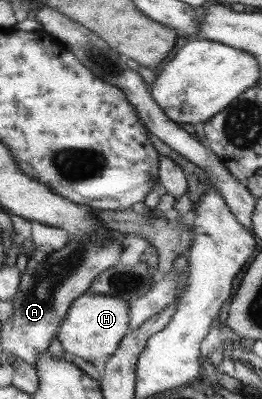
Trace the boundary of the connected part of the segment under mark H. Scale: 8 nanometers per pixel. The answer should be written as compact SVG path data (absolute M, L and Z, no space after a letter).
M85 292L77 297L56 331L57 340L61 343L65 355L69 353L88 363L100 365L114 353L120 339L128 331L128 308L128 303L109 295Z

